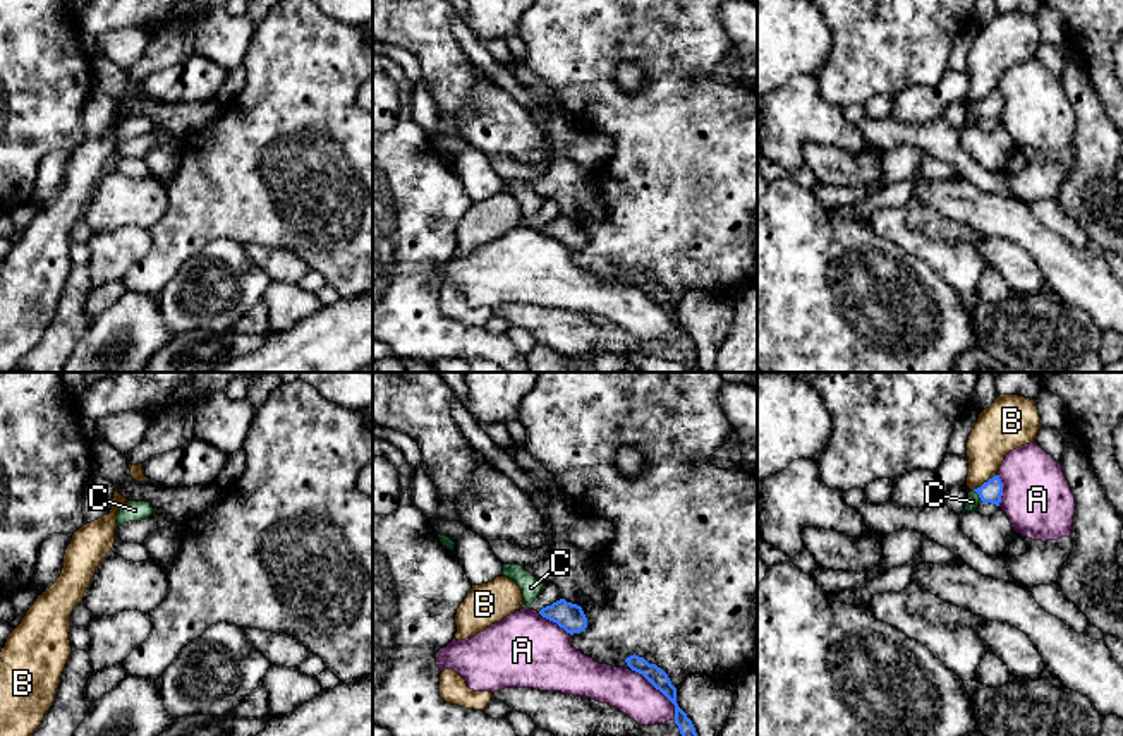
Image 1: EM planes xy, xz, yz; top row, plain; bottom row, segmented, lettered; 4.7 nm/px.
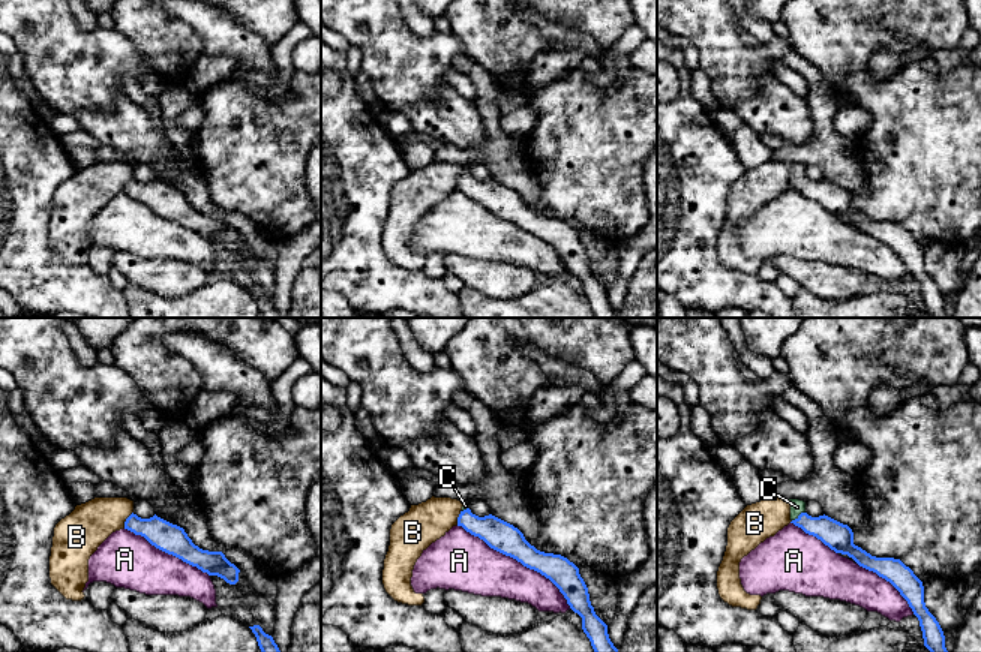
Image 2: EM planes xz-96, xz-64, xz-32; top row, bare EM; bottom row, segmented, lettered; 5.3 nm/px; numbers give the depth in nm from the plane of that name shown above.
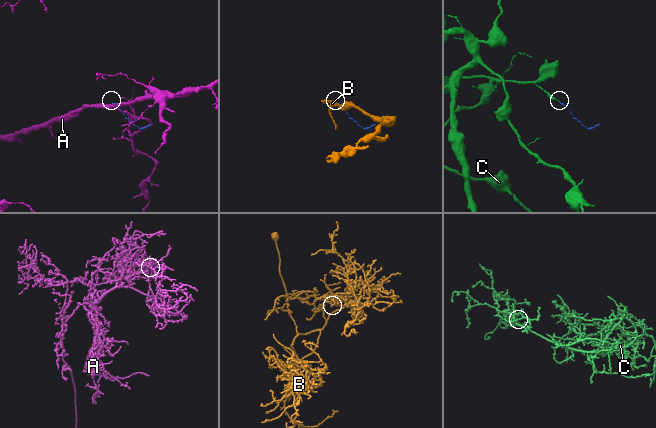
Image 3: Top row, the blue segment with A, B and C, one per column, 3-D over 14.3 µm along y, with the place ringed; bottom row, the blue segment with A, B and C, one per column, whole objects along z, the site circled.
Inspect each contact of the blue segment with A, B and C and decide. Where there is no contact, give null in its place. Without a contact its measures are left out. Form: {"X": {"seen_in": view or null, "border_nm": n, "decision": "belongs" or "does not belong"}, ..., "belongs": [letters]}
{"A": {"seen_in": "xz", "border_nm": 320, "decision": "does not belong"}, "B": {"seen_in": "yz", "border_nm": 140, "decision": "does not belong"}, "C": {"seen_in": "yz", "border_nm": 80, "decision": "belongs"}, "belongs": ["C"]}

